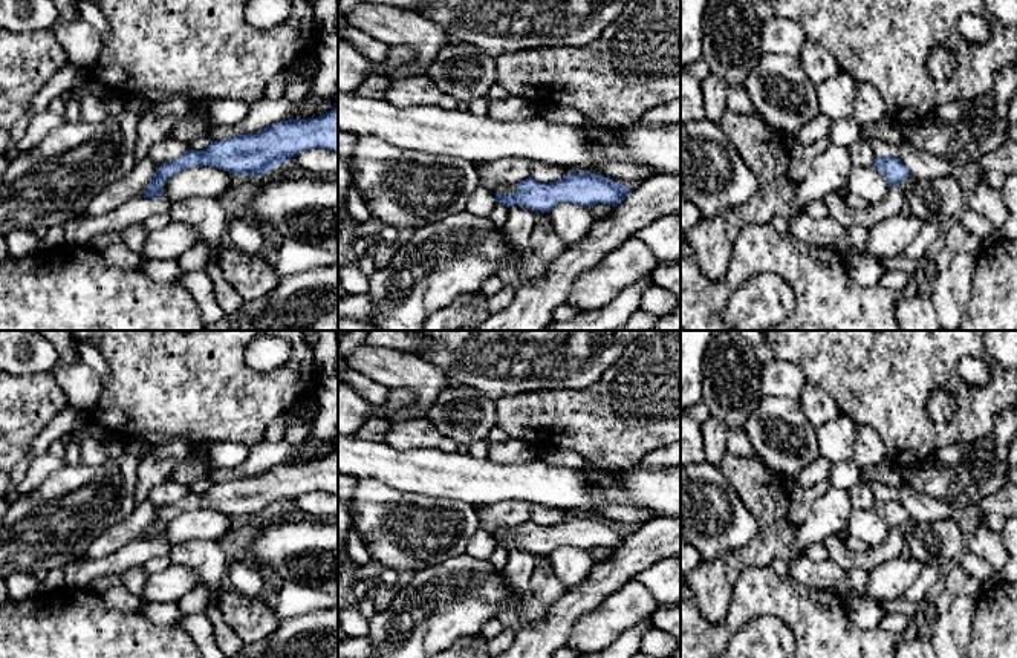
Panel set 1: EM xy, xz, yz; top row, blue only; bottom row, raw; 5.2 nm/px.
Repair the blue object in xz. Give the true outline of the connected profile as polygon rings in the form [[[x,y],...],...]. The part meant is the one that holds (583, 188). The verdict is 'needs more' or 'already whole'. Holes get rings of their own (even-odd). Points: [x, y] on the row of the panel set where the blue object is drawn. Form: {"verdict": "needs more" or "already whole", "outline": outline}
{"verdict": "already whole", "outline": [[[567,173],[563,179],[549,184],[540,184],[529,178],[517,184],[517,191],[509,196],[496,193],[496,202],[506,208],[520,205],[535,213],[551,213],[561,202],[581,207],[595,204],[618,207],[630,188],[596,173]]]}

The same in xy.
{"verdict": "already whole", "outline": [[[338,106],[317,118],[281,121],[255,135],[211,141],[200,151],[190,148],[179,159],[161,164],[142,196],[162,199],[165,182],[187,168],[211,165],[229,173],[262,178],[312,148],[338,151]]]}

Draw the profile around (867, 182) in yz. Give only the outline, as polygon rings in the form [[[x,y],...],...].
[[[870,165],[852,168],[844,193],[859,196],[869,204],[876,204],[887,196],[889,190],[884,174]]]

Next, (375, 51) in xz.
[[[349,26],[344,29],[344,41],[350,43],[359,54],[370,60],[370,63],[381,63],[388,55],[388,46],[372,38],[362,31]]]

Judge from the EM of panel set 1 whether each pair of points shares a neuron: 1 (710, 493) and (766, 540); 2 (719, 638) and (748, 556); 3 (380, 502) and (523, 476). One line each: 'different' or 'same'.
1: different
2: different
3: different

